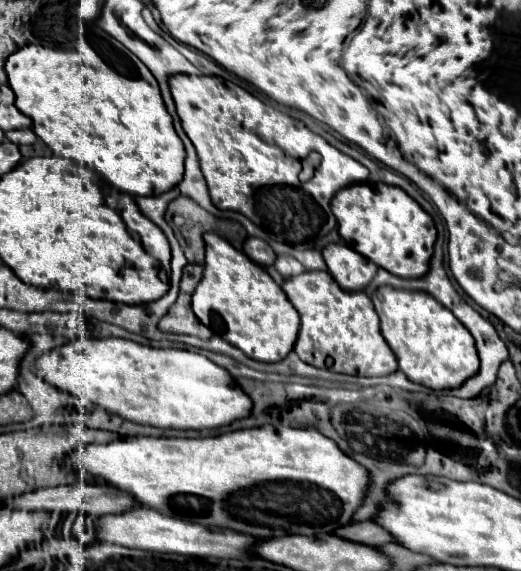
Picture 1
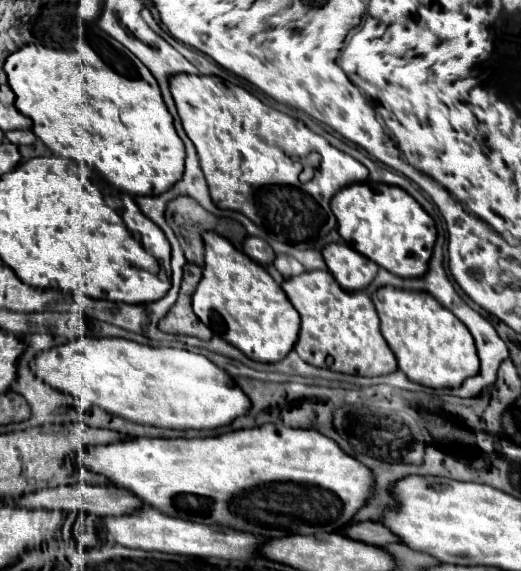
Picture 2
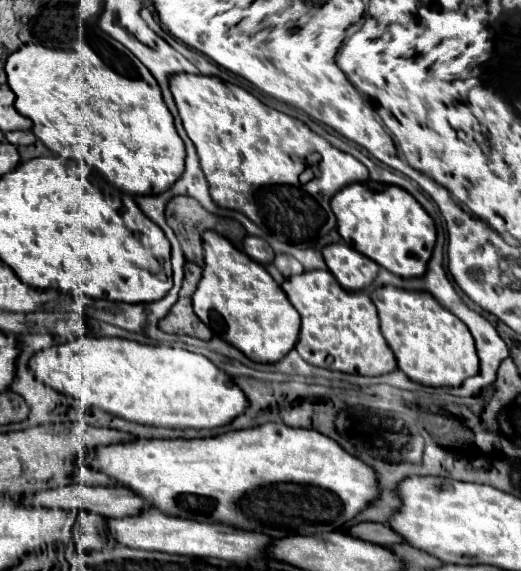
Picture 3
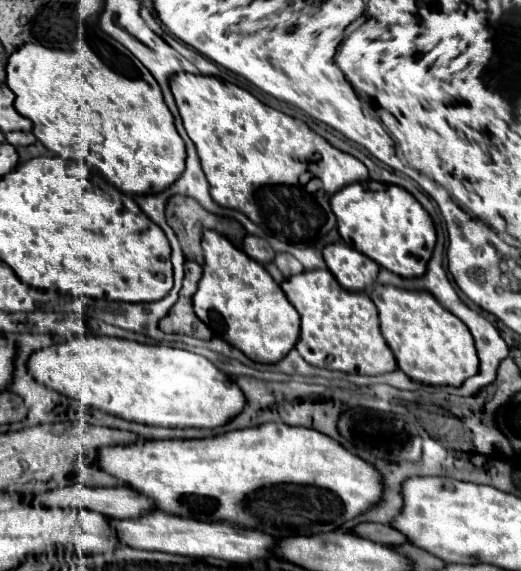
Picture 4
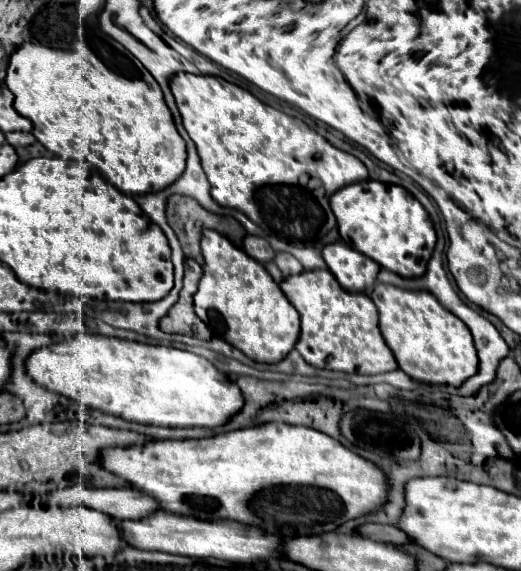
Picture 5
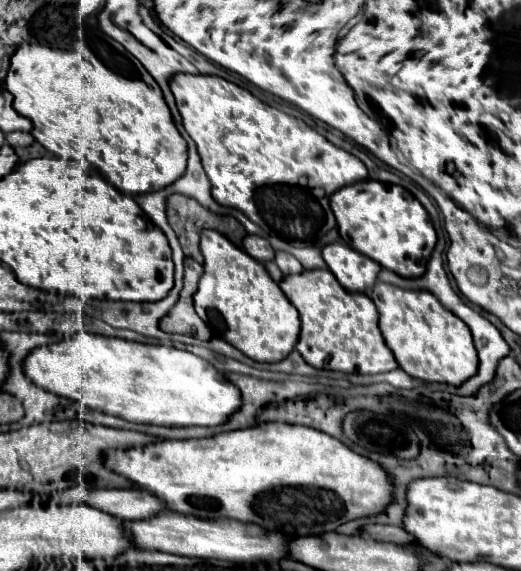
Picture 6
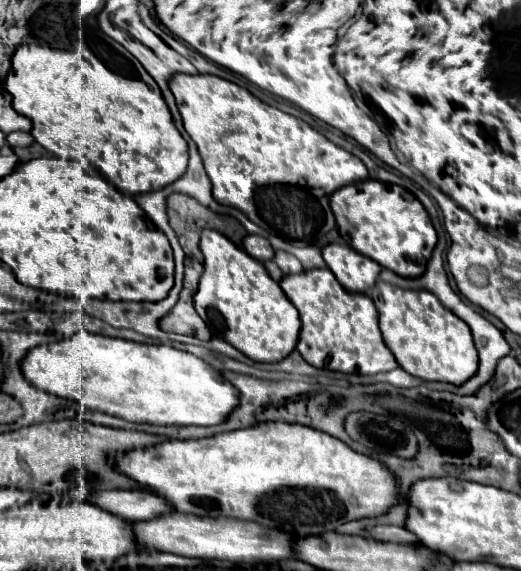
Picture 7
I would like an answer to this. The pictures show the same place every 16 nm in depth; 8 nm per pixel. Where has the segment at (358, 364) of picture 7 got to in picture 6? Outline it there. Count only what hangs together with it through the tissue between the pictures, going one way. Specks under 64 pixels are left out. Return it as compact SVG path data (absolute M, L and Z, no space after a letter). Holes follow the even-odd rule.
M310 268L300 274L286 276L280 288L288 300L296 306L302 320L300 340L296 350L314 368L356 372L356 374L380 374L390 372L398 366L396 358L382 340L378 328L378 310L366 294L346 292L338 280L326 268Z

